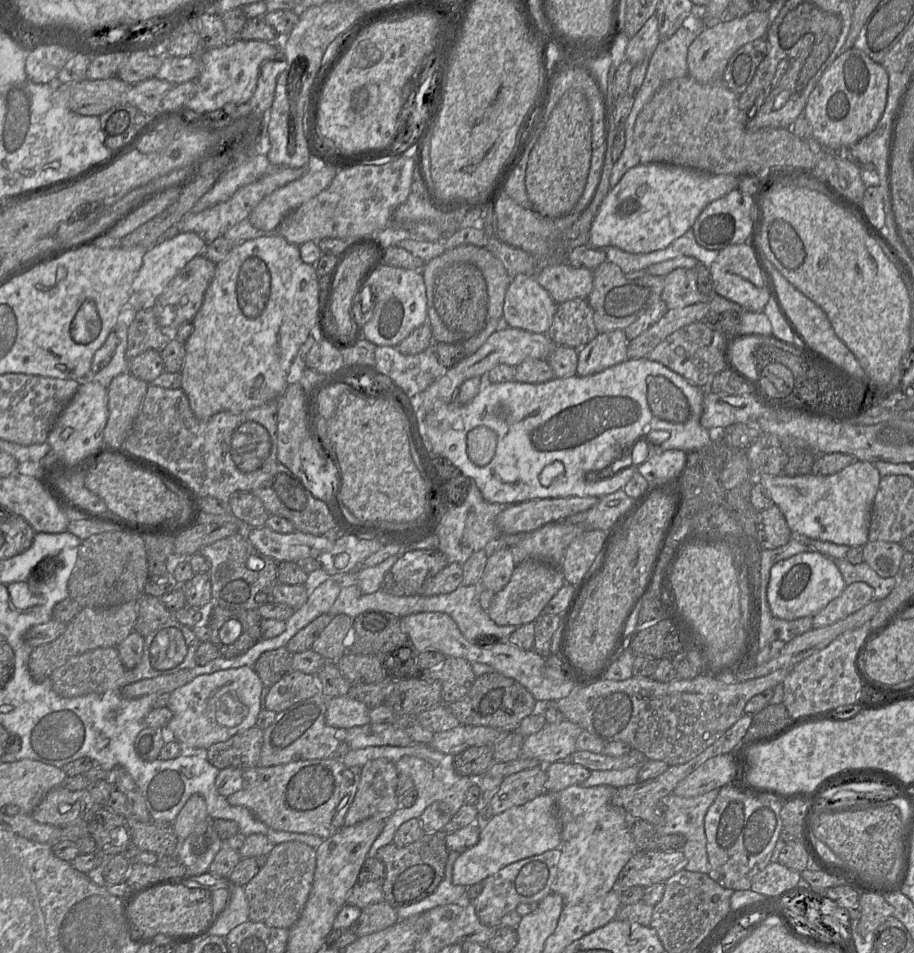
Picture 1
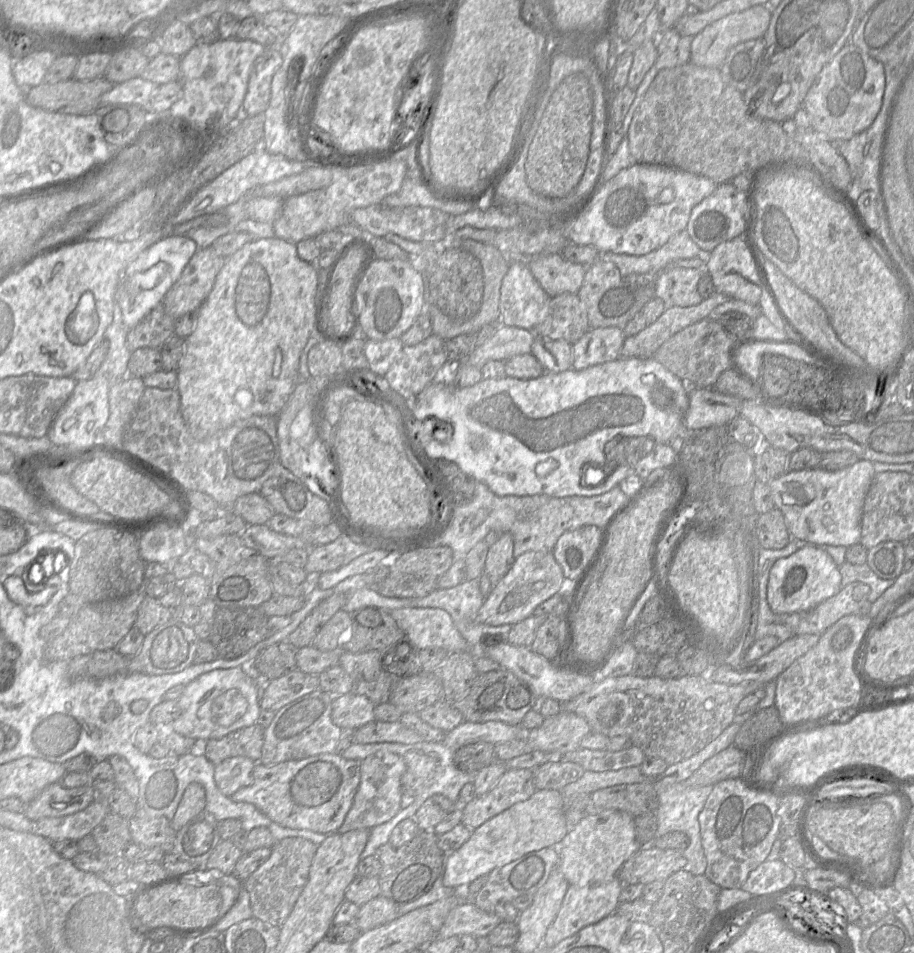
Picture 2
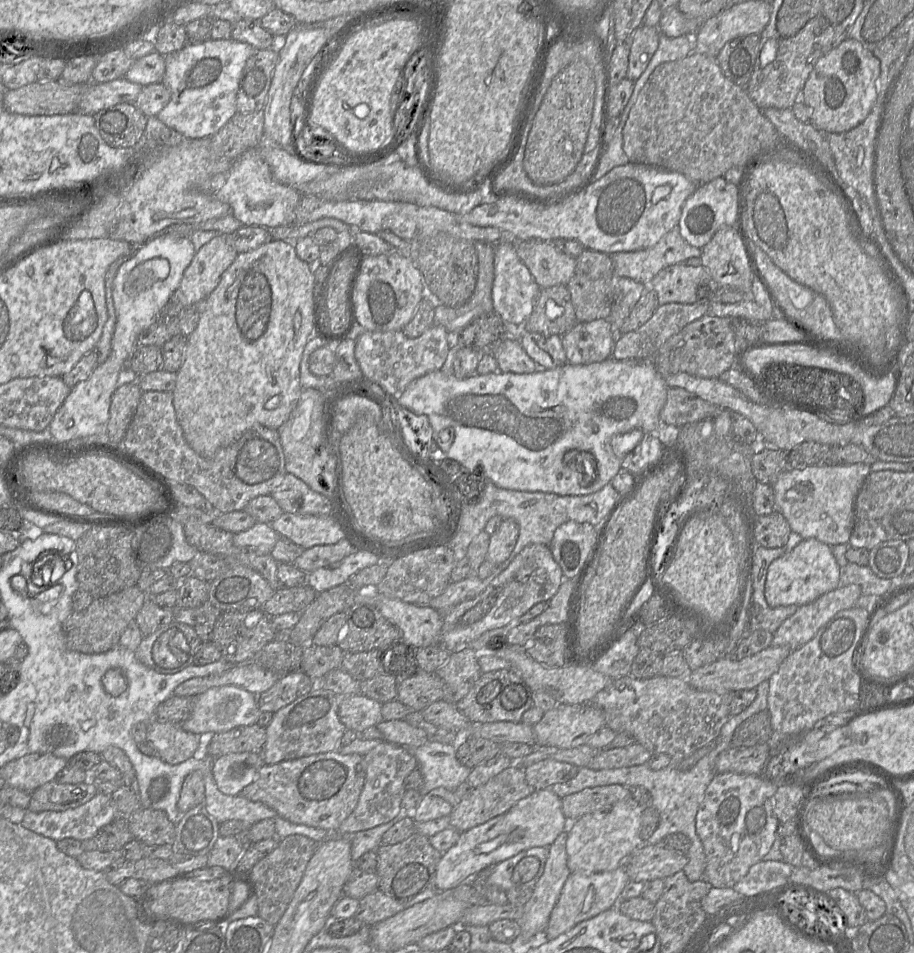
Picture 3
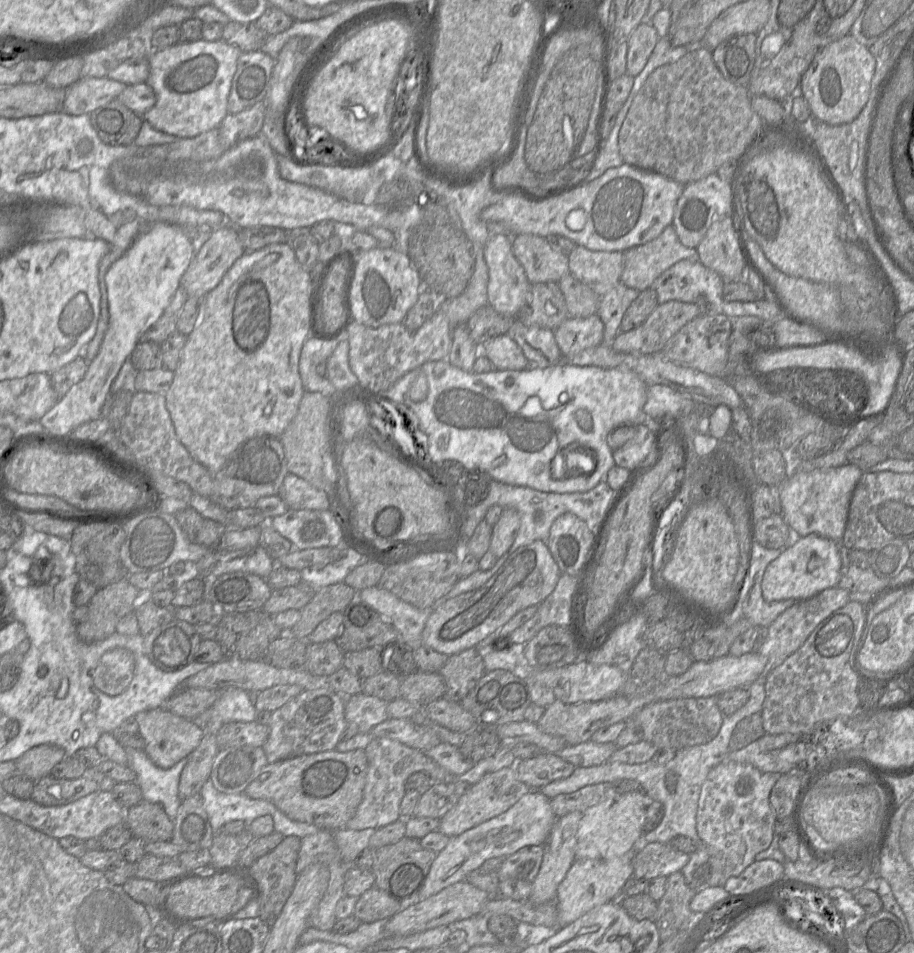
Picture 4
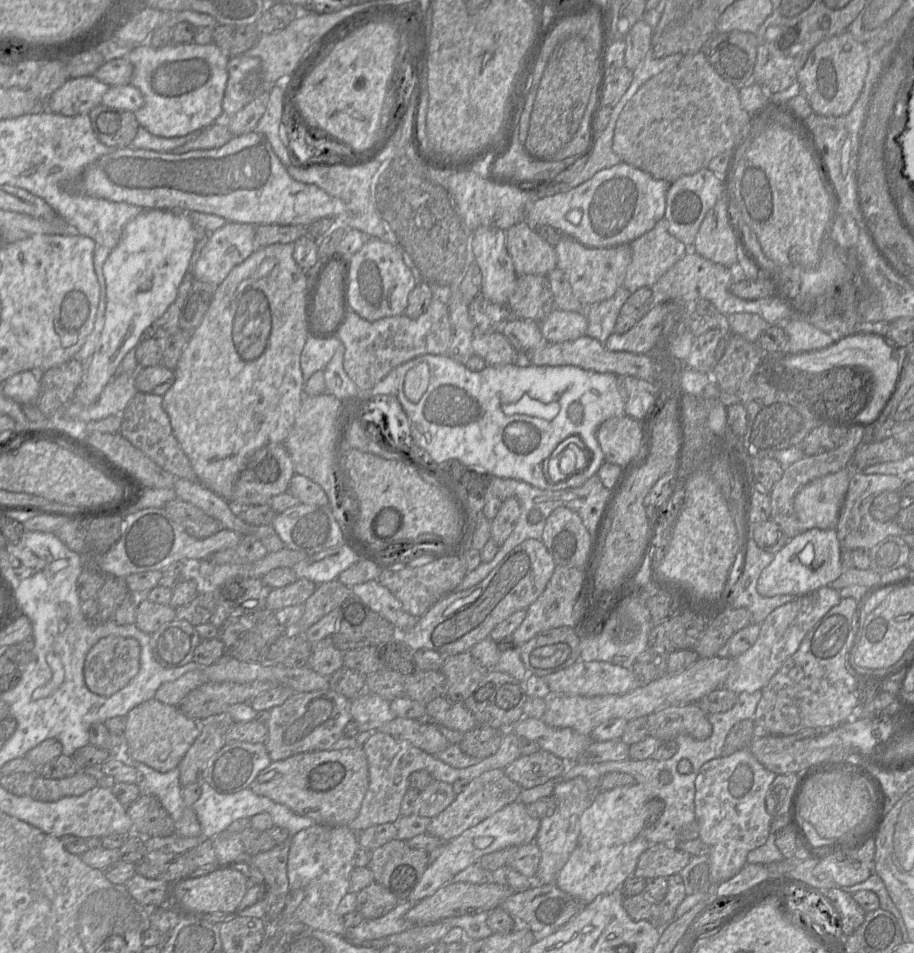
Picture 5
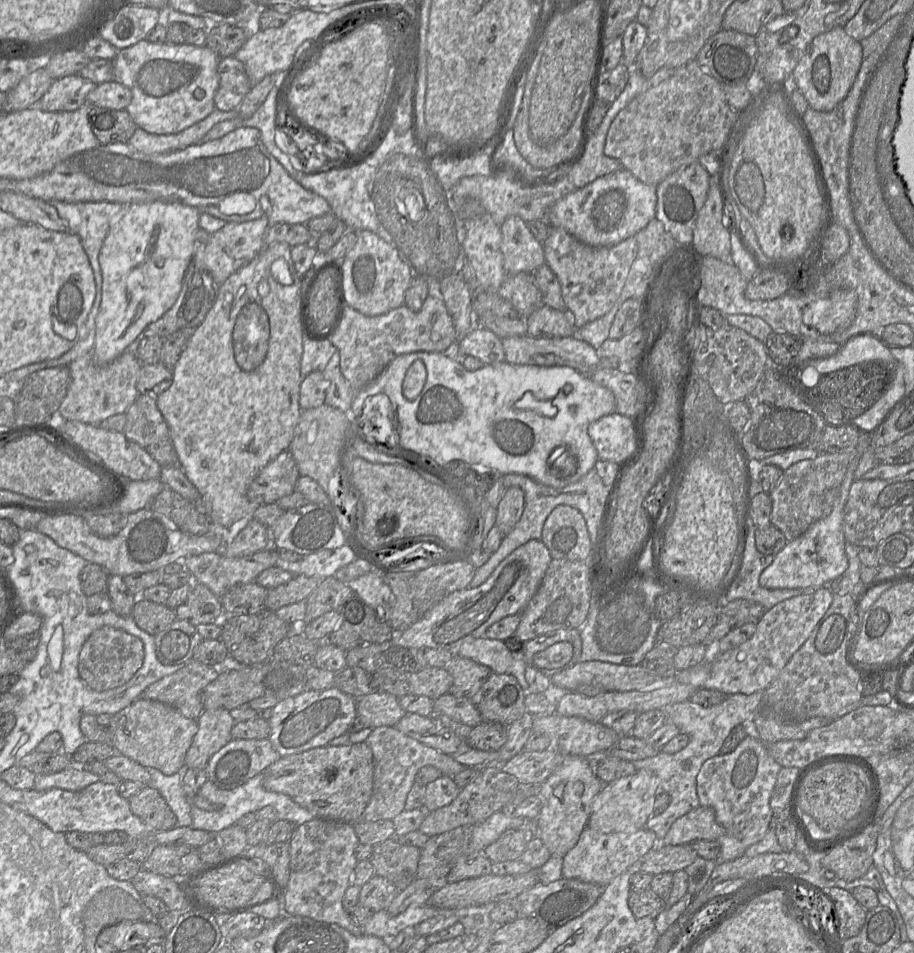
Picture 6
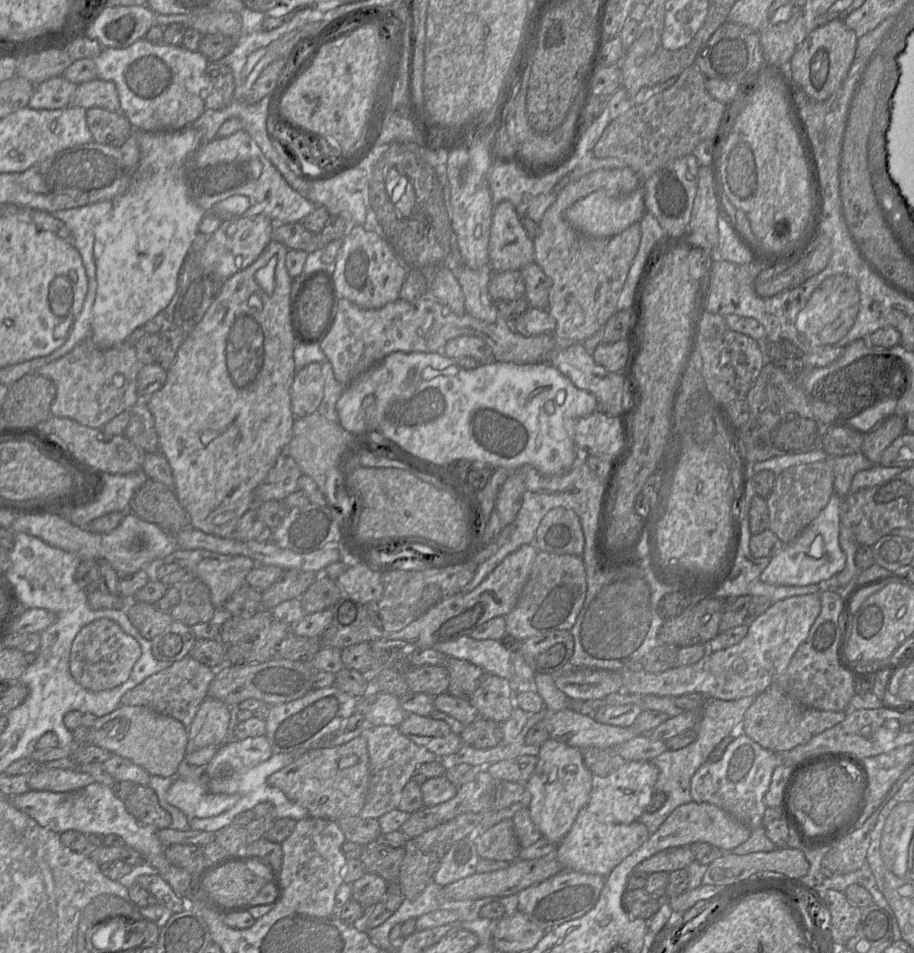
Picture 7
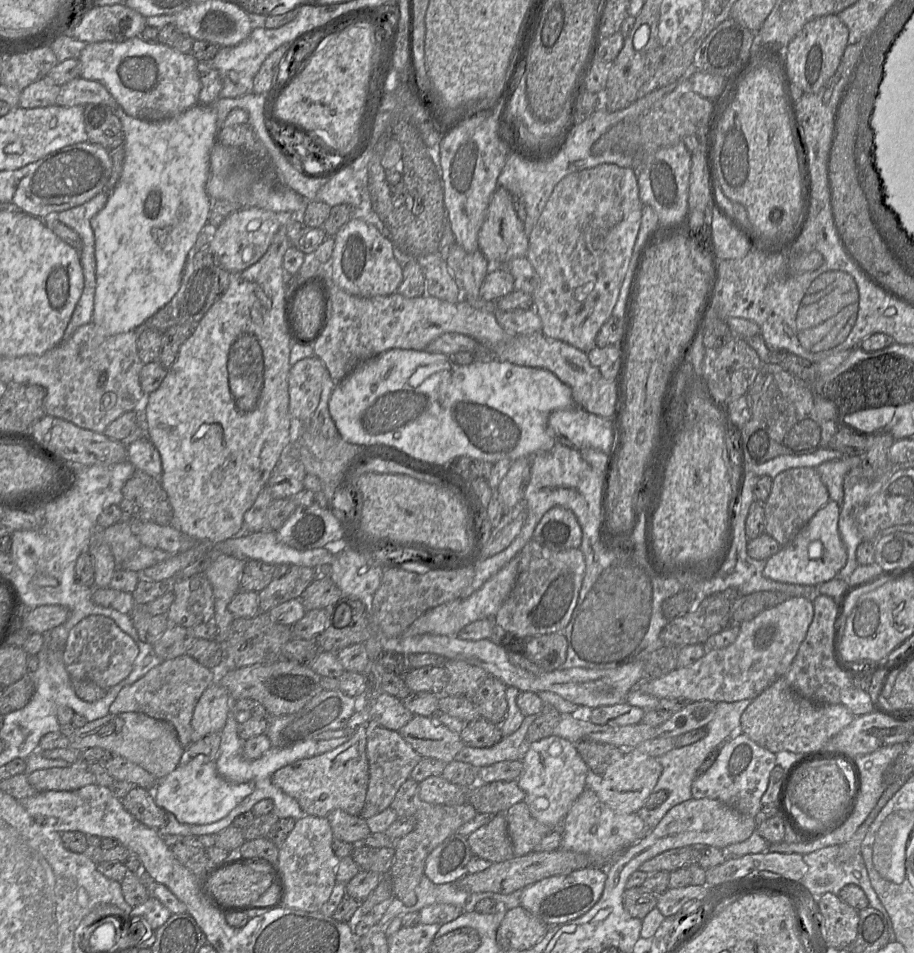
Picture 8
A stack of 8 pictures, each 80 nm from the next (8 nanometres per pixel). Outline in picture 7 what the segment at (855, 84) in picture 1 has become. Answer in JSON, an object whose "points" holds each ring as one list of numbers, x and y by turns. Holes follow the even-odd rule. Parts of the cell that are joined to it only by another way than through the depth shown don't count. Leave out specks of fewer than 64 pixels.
{"points":[[834,19,813,30,796,49,790,60,792,81,798,84,810,100,830,98,846,79,853,63,858,38,843,20]]}

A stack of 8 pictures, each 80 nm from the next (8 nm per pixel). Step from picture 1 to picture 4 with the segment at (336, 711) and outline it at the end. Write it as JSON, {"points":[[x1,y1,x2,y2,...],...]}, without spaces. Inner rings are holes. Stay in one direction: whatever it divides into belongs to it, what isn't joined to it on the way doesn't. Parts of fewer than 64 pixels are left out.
{"points":[[363,692,346,696,344,716,348,724,355,724,358,733,370,734,371,730,388,718,388,702]]}

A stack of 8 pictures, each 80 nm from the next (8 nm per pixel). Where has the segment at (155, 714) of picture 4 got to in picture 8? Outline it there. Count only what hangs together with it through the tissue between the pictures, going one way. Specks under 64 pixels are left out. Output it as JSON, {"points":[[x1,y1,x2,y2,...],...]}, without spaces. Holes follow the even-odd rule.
{"points":[[138,712,108,714,103,718,87,722,67,738,67,746,76,751,104,748,113,756,122,756,139,765,156,779,164,778,179,766,185,749,170,723]]}

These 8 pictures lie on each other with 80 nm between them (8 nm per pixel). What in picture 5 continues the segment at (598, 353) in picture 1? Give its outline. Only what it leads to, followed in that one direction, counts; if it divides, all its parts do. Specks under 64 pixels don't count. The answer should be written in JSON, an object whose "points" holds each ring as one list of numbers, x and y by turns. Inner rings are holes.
{"points":[[553,310,539,322,543,337,552,343,575,340,586,335,588,320,585,312]]}

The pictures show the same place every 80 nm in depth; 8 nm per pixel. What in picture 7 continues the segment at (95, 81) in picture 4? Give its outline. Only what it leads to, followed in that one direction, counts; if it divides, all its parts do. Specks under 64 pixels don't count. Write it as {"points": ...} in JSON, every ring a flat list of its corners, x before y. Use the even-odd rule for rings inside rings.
{"points":[[62,75,48,79,35,87,28,107,36,110,66,108,77,86]]}

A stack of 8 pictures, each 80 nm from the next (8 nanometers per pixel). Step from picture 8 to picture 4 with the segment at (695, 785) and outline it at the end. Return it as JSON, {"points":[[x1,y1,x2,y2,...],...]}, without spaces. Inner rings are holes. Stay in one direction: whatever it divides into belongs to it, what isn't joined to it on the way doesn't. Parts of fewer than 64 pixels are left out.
{"points":[[723,760,715,766,704,781,696,813,696,830,707,847,710,858,709,887,723,887,730,877,738,876,755,861,759,852,766,850,773,839,776,816,769,802,772,787,782,774,766,773,751,764]]}

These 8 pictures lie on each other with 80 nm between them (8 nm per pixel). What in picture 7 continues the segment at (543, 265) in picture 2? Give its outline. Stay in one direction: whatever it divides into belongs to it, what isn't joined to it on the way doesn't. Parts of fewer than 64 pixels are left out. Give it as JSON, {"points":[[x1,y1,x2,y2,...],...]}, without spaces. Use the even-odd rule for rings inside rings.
{"points":[[509,201,494,206,488,244,489,264,493,272,521,270,534,262,534,243]]}

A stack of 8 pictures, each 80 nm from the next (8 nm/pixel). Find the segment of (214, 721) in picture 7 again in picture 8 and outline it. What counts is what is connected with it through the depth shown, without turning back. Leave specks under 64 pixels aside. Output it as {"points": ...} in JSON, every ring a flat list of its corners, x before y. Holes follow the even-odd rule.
{"points":[[215,681,203,692,194,708,191,742,212,733,220,733,228,715,228,691]]}

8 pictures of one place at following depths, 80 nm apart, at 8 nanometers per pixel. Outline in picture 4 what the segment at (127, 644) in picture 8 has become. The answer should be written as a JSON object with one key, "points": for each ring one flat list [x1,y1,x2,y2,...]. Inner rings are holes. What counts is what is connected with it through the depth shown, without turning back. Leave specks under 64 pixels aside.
{"points":[[114,648,100,657,92,670,92,678,99,689,114,697,127,689,134,673,134,654,126,648]]}

